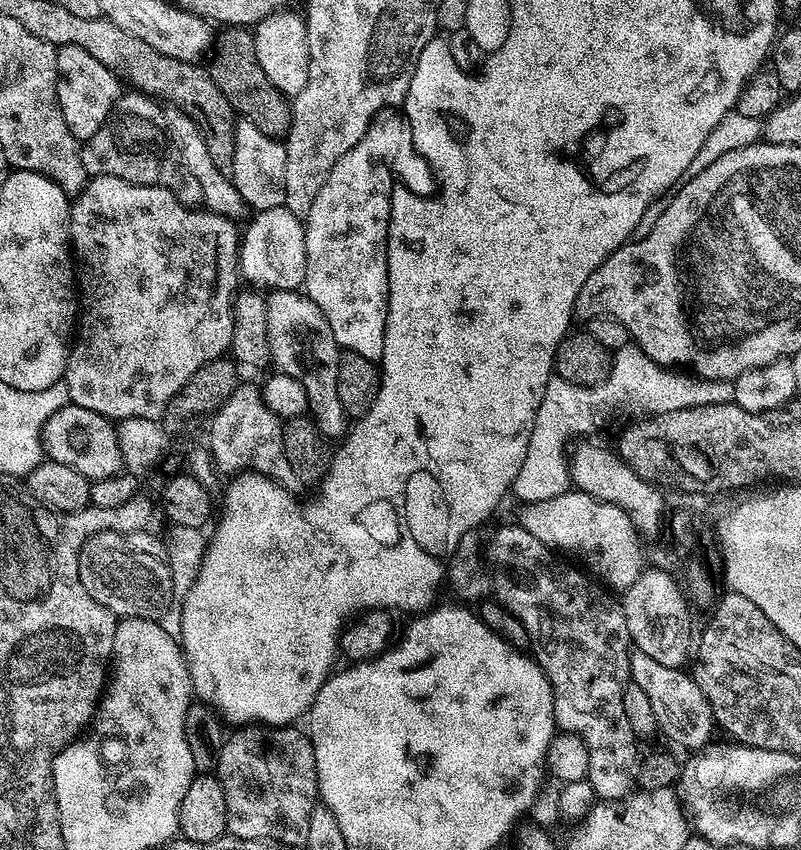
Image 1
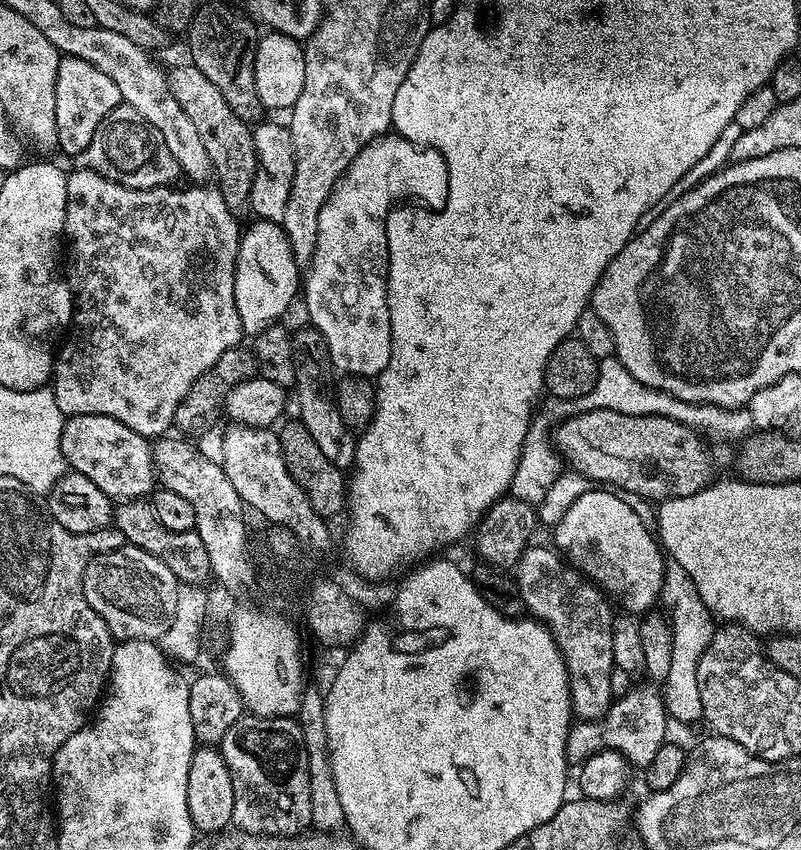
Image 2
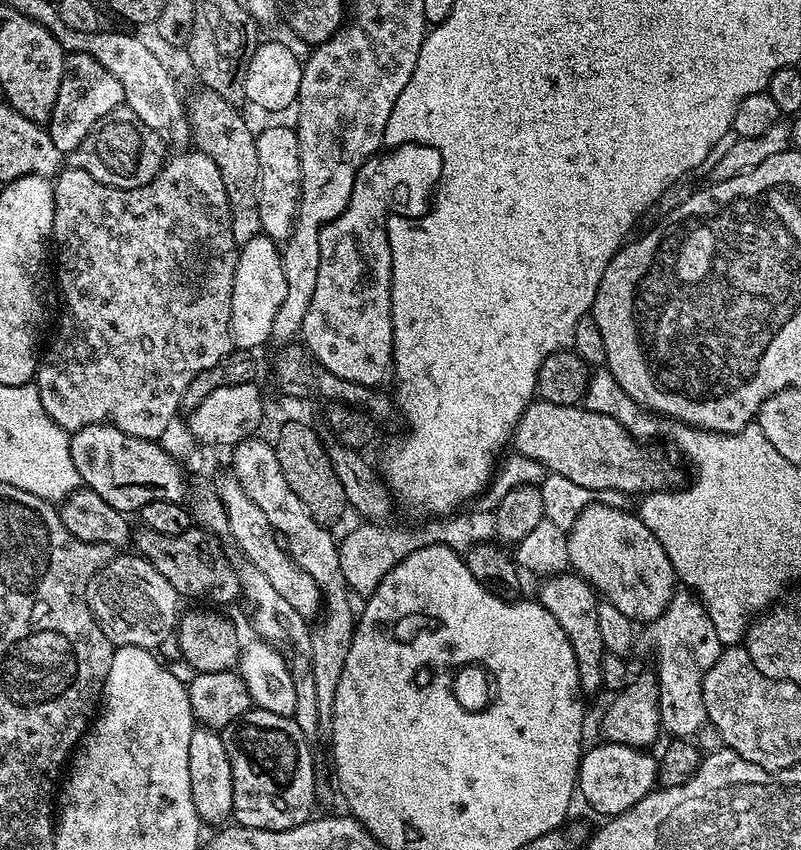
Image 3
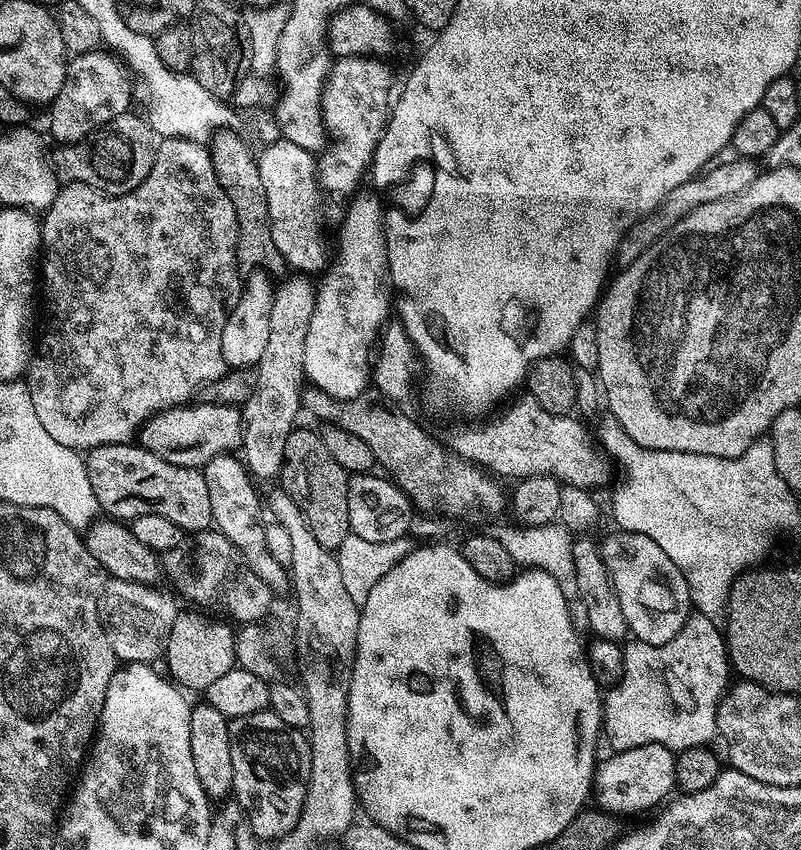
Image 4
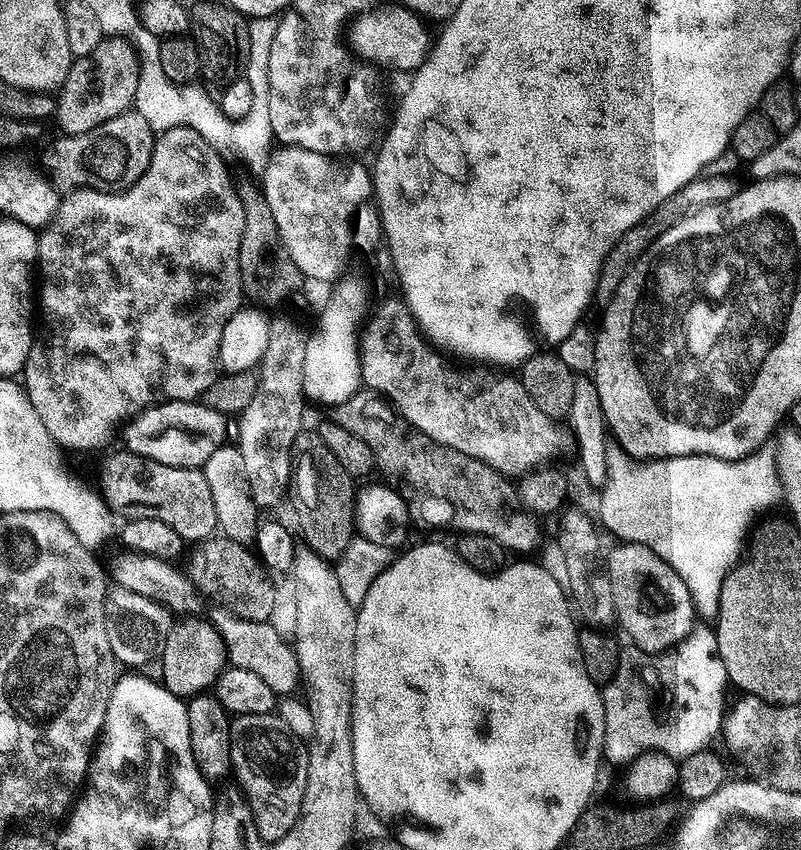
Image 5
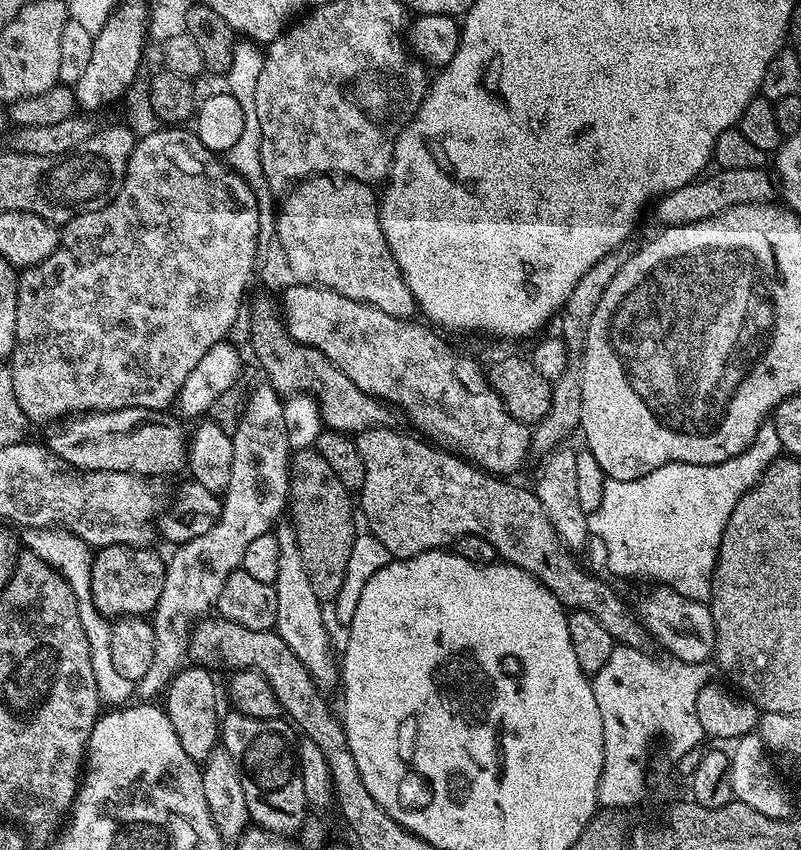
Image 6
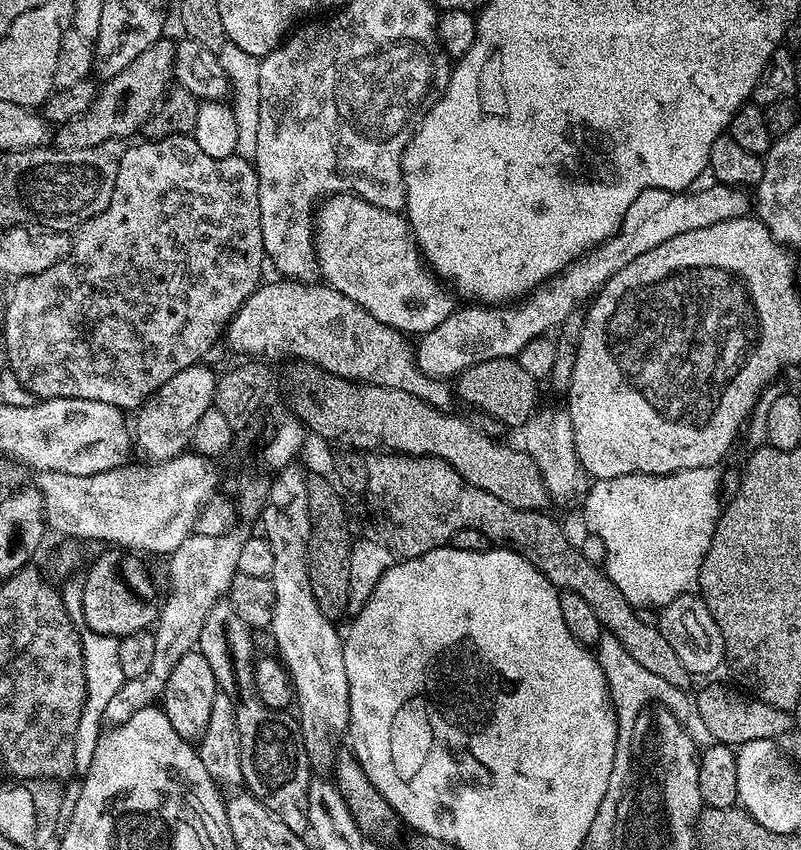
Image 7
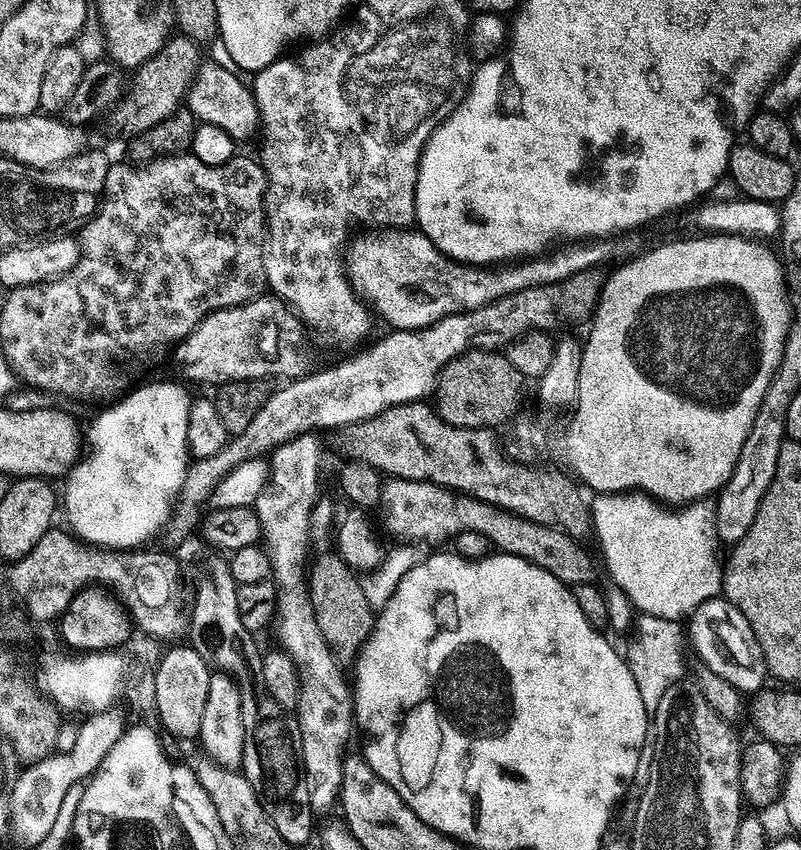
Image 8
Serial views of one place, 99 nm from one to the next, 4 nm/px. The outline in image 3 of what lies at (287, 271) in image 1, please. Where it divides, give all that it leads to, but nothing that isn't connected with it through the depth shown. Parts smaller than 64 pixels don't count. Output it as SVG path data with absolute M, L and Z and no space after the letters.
M263 234L250 238L250 242L239 249L236 258L230 302L230 330L233 345L237 349L259 350L264 343L272 340L274 318L278 315L278 306L282 306L282 298L286 298L286 274L277 241Z

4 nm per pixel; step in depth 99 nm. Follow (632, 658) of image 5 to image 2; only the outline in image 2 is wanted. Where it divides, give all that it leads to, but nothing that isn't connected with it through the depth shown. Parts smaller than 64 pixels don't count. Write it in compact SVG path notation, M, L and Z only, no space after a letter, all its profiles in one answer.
M667 559L664 566L663 574L663 586L660 592L661 605L665 605L669 610L669 621L672 625L672 662L669 672L669 676L664 681L664 686L667 689L663 689L662 695L667 705L668 714L676 721L676 719L682 722L692 722L694 720L700 720L703 717L701 694L698 692L698 680L697 670L698 662L701 661L701 656L706 650L706 646L713 640L713 634L716 629L716 620L712 615L712 612L702 602L701 595L698 594L698 588L694 585L694 580L690 578L686 570L678 564L676 560Z

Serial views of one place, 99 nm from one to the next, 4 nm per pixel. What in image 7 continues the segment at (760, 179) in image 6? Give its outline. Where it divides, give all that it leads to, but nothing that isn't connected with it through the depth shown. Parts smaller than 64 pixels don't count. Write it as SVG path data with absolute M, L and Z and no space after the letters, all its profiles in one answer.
M719 182L713 183L711 186L713 188L708 188L705 192L698 193L697 196L688 196L692 194L687 191L657 195L655 197L657 200L653 204L645 206L644 213L637 218L633 228L625 227L615 236L608 237L595 250L581 256L578 262L571 265L570 270L565 270L551 277L547 283L535 289L536 304L529 303L528 312L520 312L520 328L516 328L516 312L492 312L492 324L496 324L496 328L492 328L492 352L509 352L512 357L515 357L521 349L527 347L529 341L535 341L542 337L540 335L543 334L544 328L556 328L558 326L560 328L568 324L570 320L568 315L575 310L579 300L586 299L585 301L587 301L619 268L628 265L634 258L638 258L644 250L658 246L675 236L681 236L684 232L696 232L699 228L708 228L711 224L719 224L721 220L739 220L749 215L750 196L749 193L748 196L744 193L747 191L736 186L729 187L729 185Z

